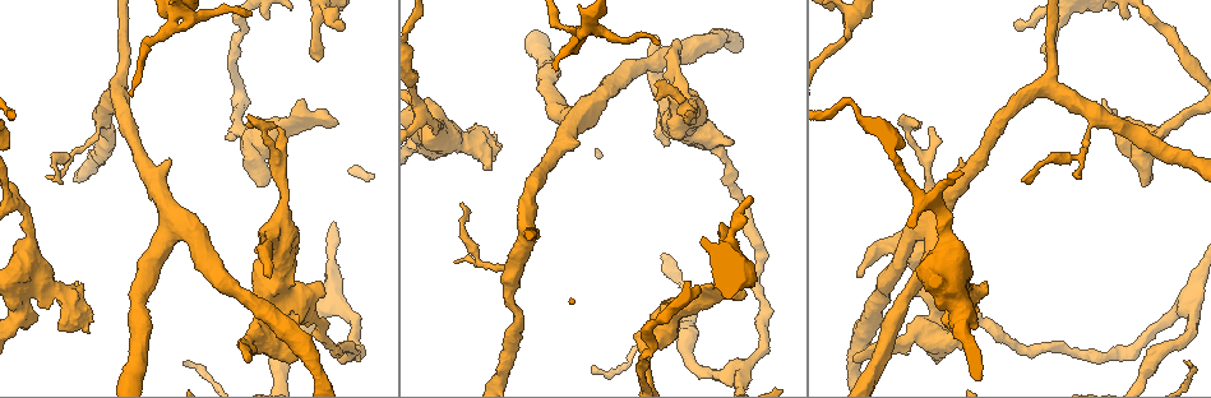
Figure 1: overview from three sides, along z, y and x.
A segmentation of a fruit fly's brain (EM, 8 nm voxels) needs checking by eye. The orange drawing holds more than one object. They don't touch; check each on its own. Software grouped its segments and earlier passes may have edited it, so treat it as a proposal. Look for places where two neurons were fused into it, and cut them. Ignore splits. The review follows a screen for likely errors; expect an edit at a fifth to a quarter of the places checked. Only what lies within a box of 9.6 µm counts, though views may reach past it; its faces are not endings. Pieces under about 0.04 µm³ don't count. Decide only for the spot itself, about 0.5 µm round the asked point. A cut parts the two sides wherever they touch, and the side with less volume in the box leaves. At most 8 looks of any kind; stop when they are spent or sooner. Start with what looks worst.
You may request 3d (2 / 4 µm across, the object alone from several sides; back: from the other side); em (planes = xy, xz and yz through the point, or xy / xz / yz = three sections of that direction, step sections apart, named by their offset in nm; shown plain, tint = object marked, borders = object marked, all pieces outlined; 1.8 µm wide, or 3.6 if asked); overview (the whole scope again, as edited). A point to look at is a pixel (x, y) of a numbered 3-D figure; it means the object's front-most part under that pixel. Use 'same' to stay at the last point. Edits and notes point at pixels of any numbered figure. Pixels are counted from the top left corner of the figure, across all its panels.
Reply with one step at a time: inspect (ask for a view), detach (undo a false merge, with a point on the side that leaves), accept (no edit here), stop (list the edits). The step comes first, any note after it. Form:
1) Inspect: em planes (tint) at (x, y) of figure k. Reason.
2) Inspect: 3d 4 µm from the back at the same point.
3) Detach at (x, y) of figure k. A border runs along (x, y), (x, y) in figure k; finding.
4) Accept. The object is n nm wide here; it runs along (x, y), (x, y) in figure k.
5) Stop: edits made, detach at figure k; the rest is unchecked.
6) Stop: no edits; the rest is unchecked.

Inspect: em planes (tint) at (427, 118) of figure 1. Four or more arms meet.

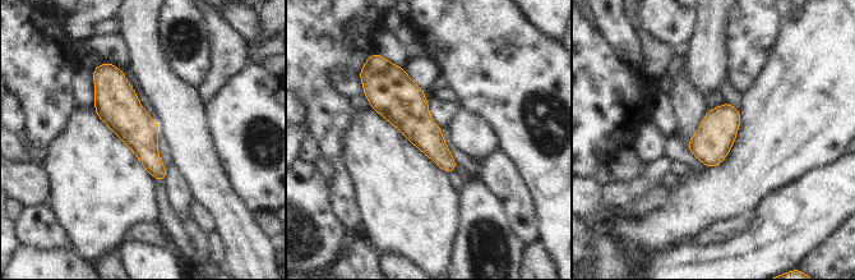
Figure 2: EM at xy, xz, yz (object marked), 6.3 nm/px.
Accept. The object is 220 nm wide here; it runs along (104, 72), (161, 177) in figure 2; all the same neuron.

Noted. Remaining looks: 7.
Inspect: em 3.6 µm xy step 4 (tint) at (474, 142) of figure 1. Sudden change in width.

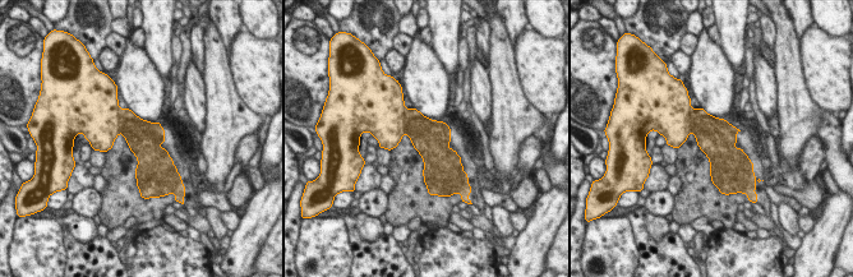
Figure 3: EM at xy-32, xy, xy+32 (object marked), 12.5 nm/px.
Inspect: em 3.6 µm planes (tint) at the same point.

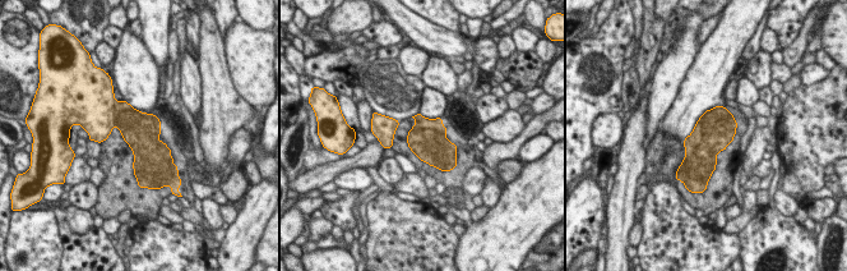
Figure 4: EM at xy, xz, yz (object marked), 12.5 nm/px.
Detach at (130, 122) of figure 4. A border runs along (114, 101), (115, 124) in figure 4; a second neuron is stuck on.

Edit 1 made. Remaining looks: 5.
Inspect: overview. Redraw.

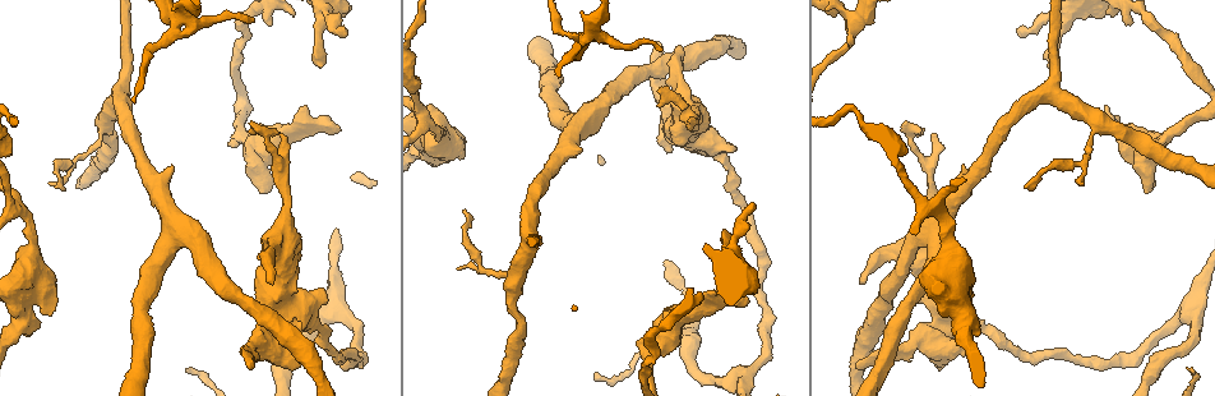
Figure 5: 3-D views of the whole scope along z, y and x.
Inspect: em 3.6 µm yz step 4 (tint) at (658, 341) of figure 5.

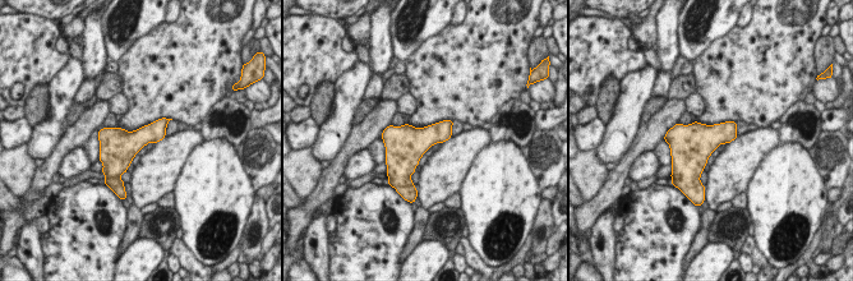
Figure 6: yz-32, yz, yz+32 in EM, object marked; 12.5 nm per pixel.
Accept. The object is 320 nm wide here; continuous, no second neuron.

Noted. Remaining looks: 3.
Stop: edits made, detach at figure 4; the rest is unchecked.

